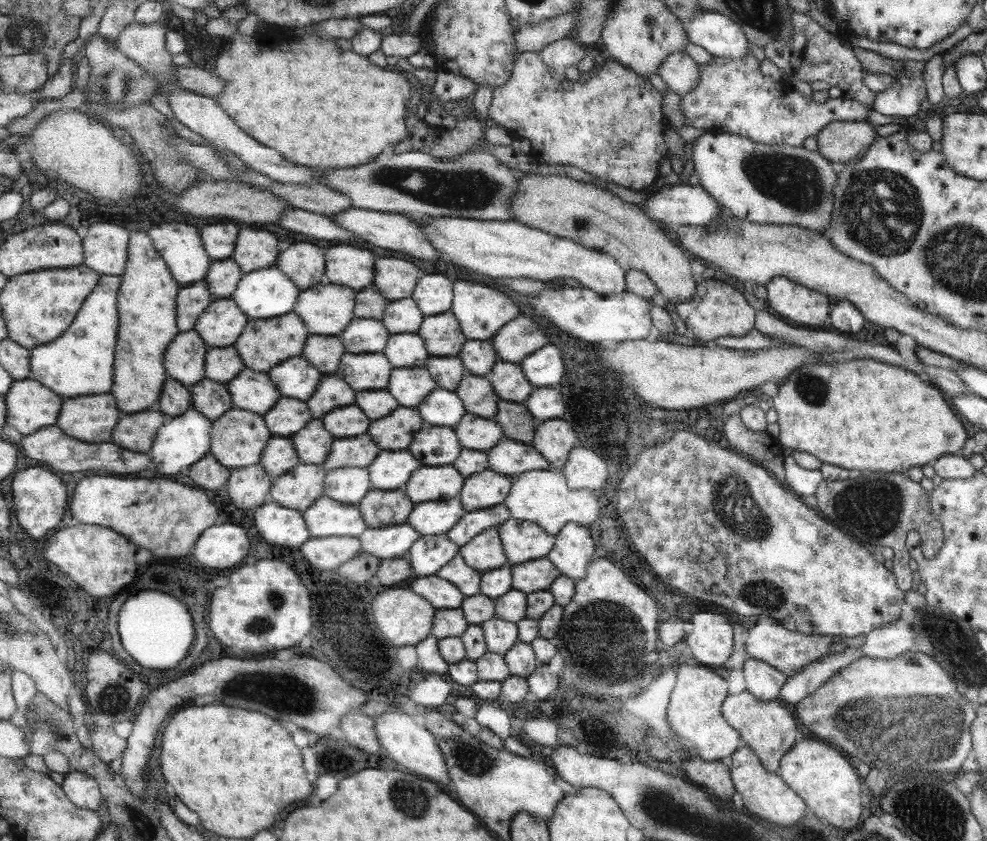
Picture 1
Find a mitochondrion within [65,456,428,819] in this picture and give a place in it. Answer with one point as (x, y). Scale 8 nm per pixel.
(300, 698)

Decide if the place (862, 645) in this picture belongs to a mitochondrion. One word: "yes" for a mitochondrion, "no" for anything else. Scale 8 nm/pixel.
no

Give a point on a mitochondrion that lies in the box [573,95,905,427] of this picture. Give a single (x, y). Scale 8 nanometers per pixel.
(796, 182)

